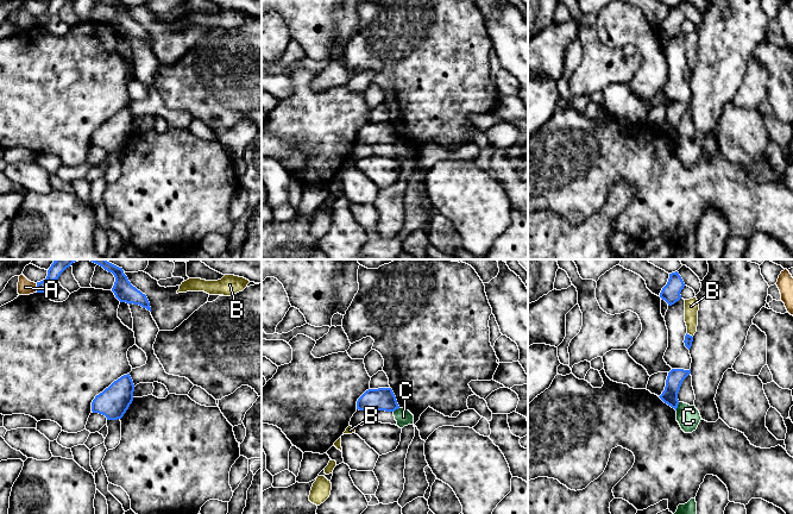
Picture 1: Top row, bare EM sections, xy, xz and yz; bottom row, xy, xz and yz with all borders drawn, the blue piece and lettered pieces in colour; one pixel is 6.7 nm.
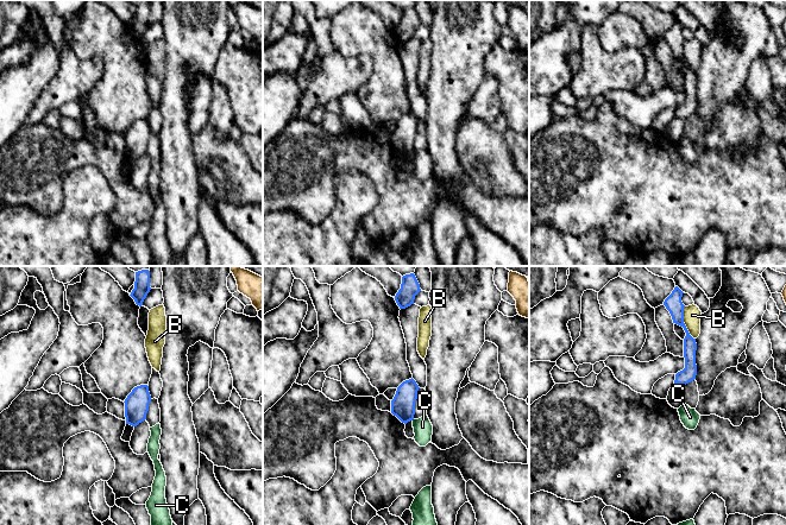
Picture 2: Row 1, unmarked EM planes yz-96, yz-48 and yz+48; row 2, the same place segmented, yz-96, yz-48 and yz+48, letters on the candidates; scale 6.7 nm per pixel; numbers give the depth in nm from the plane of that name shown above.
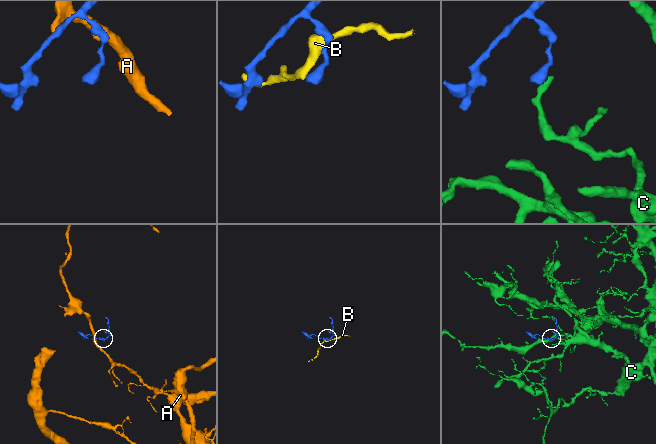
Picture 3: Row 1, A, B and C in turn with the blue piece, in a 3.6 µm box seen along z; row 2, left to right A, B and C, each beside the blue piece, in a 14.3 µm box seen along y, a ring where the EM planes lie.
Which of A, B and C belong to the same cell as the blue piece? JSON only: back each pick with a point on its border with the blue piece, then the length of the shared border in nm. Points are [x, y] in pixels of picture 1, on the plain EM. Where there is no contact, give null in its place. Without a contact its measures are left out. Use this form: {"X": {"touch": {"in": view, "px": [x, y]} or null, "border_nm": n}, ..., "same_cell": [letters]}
{"same_cell": []}

